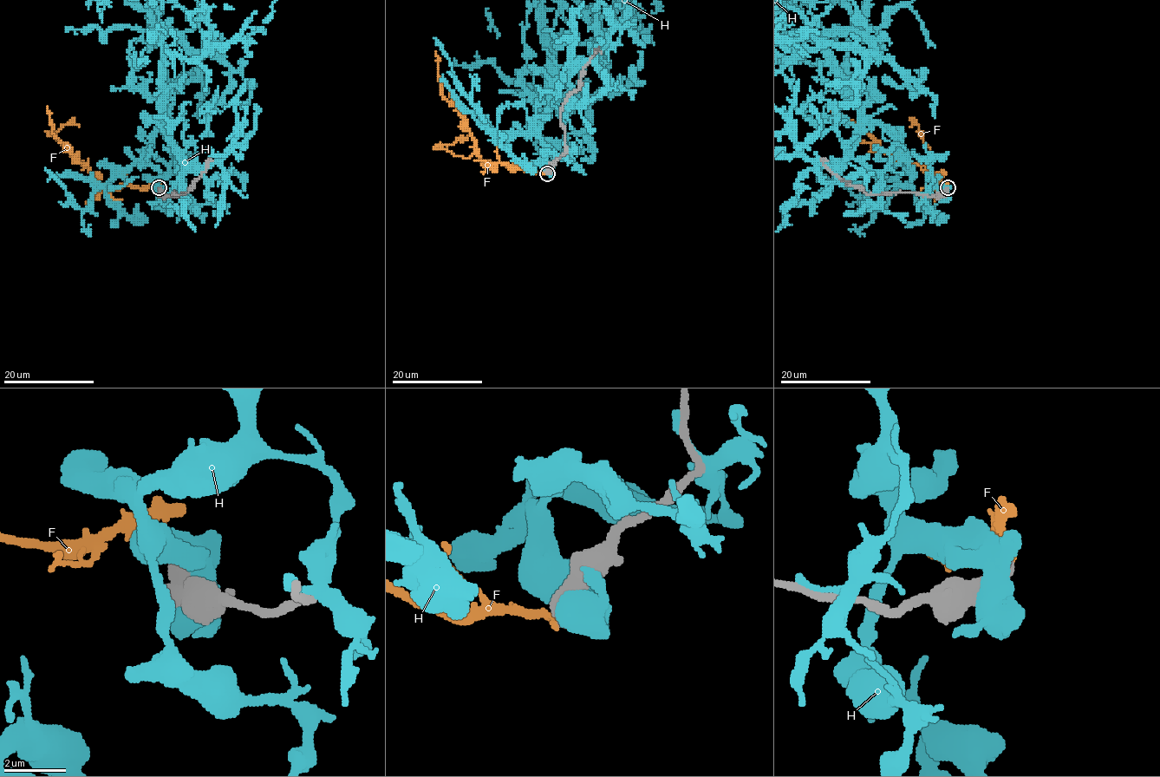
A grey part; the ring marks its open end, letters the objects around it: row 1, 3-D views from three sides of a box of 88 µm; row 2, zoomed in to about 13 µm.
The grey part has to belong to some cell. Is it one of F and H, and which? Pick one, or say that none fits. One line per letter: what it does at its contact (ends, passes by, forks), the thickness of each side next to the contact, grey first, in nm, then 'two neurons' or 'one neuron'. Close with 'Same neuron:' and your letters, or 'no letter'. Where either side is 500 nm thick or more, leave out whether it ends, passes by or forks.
F: calibres 650 and 170 nm; two neurons
H: calibres 650 and 700 nm; two neurons
Same neuron: no letter

